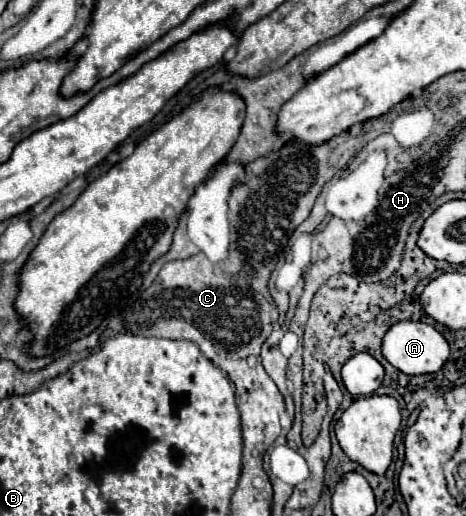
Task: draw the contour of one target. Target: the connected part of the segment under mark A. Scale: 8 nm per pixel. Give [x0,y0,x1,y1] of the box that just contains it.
[382,321,450,375]

